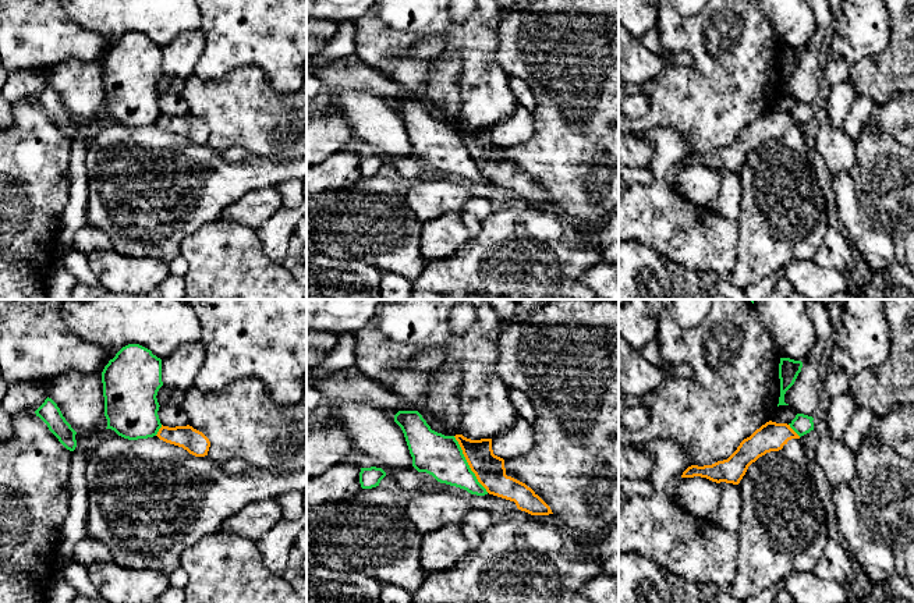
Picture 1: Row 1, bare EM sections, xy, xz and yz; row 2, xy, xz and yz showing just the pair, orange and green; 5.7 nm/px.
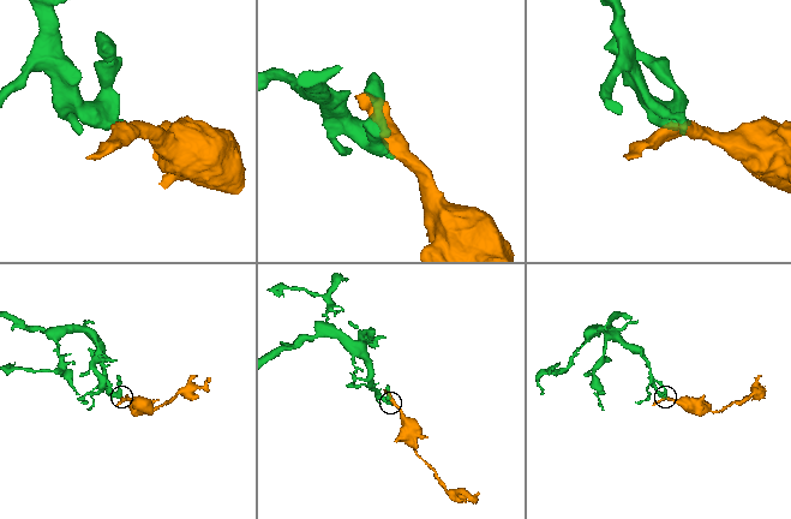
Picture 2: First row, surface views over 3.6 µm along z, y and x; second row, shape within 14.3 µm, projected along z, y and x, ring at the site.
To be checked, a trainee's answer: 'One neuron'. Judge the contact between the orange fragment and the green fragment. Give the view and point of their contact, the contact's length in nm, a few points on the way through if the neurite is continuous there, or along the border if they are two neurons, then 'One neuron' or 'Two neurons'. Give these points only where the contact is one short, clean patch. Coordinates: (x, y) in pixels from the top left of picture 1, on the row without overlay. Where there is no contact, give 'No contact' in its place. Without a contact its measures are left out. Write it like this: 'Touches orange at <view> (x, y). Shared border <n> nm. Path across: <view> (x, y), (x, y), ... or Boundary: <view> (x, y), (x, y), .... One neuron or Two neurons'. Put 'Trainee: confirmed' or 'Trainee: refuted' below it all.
Touches orange at xz (468, 152). Shared border 380 nm. Boundary: xz (453, 124), (470, 158), (488, 180). Two neurons
Trainee: refuted

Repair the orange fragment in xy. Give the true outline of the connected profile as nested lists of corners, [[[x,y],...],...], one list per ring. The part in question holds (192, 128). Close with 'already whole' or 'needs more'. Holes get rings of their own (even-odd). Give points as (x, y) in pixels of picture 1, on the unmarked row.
[[[162,113],[156,124],[166,131],[183,135],[195,145],[208,143],[210,135],[209,127],[189,113],[176,116]]]; already whole

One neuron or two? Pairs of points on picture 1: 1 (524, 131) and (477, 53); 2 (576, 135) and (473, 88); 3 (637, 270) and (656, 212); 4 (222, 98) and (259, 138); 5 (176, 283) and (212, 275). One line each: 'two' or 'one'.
1: two
2: two
3: two
4: one
5: two

